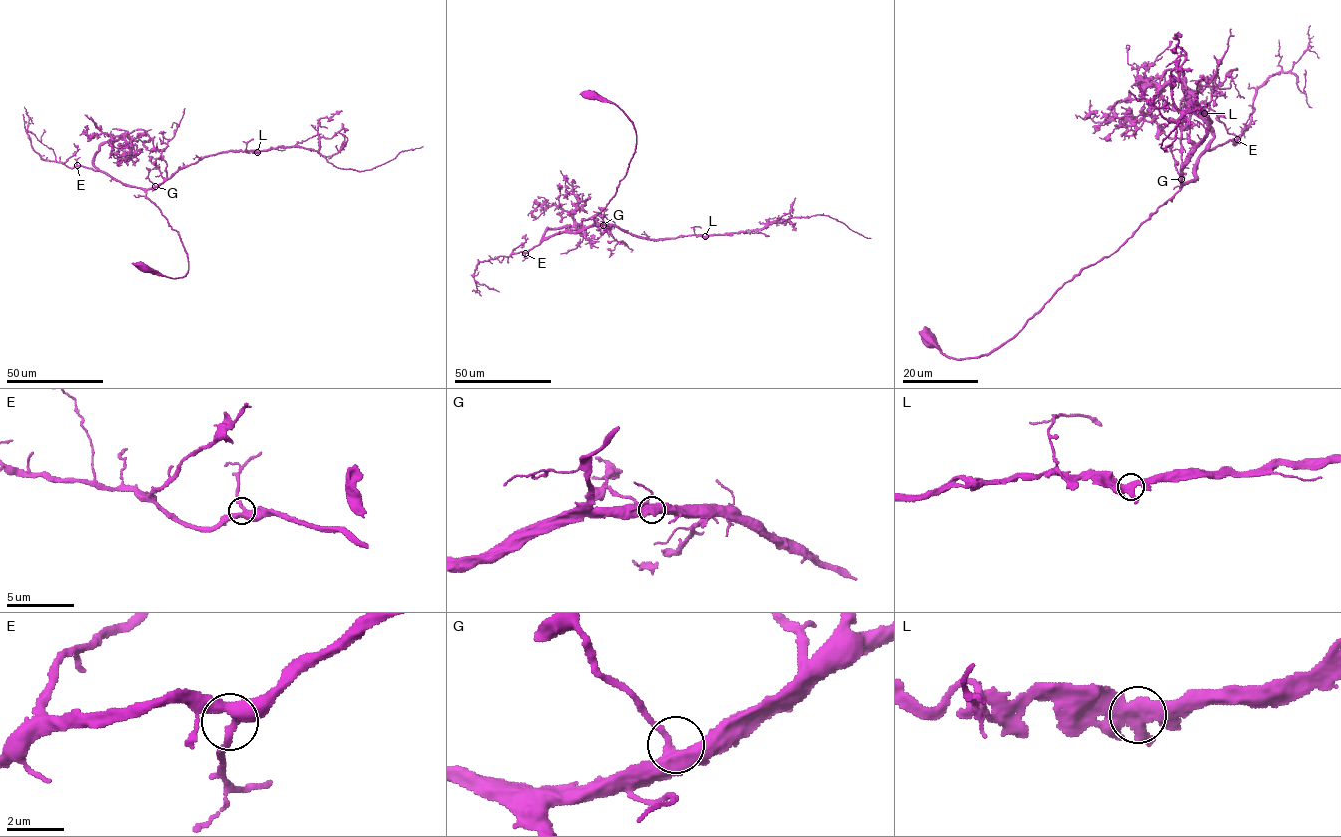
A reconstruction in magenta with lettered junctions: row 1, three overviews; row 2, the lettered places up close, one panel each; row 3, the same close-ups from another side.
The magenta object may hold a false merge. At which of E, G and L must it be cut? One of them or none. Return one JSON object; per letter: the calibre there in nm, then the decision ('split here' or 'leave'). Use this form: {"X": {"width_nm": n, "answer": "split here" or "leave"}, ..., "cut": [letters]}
{"E": {"width_nm": 360, "answer": "leave"}, "G": {"width_nm": 440, "answer": "leave"}, "L": {"width_nm": 380, "answer": "leave"}, "cut": []}

